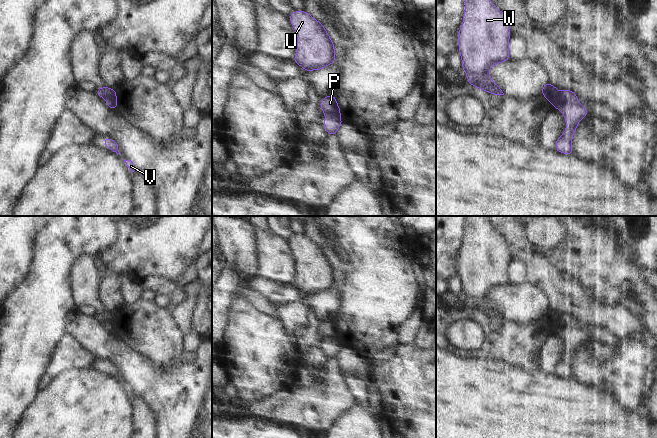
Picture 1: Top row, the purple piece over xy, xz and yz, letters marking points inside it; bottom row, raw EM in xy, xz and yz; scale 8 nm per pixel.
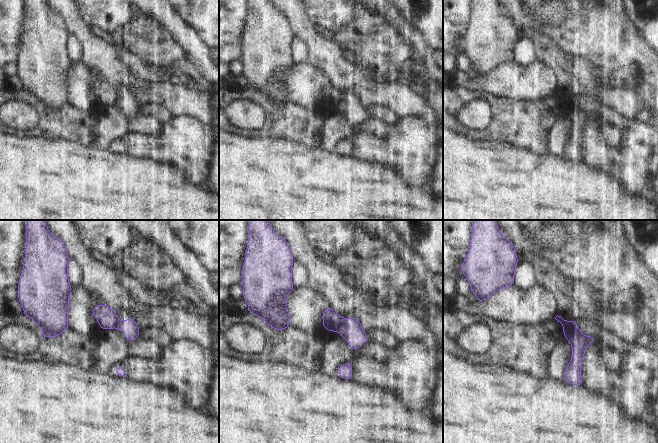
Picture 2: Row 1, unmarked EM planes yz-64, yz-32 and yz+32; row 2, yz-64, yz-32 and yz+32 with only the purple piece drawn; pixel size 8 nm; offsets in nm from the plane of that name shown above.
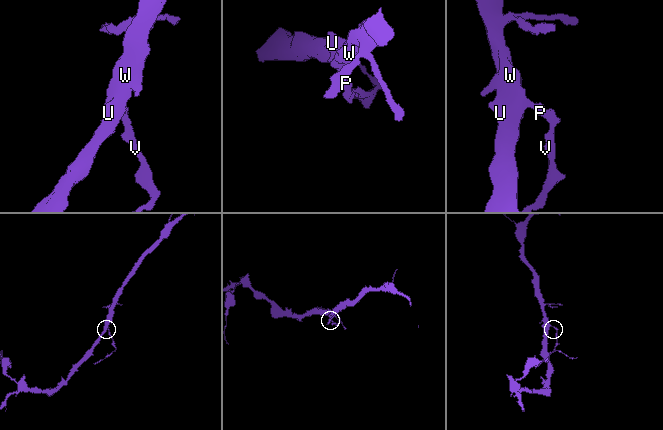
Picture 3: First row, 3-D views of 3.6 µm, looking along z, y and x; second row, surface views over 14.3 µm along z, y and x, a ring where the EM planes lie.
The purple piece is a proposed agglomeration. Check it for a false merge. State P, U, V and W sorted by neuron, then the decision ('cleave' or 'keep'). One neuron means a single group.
P U W / V | cleave

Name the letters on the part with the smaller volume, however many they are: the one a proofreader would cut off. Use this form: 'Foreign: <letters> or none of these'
Foreign: V

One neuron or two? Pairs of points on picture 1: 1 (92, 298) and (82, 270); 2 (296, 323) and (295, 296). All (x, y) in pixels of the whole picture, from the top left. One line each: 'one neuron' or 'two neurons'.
1: one neuron
2: two neurons

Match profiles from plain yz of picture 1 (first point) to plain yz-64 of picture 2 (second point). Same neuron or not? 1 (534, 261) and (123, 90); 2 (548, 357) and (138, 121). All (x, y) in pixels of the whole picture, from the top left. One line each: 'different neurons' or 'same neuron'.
1: different neurons
2: same neuron

